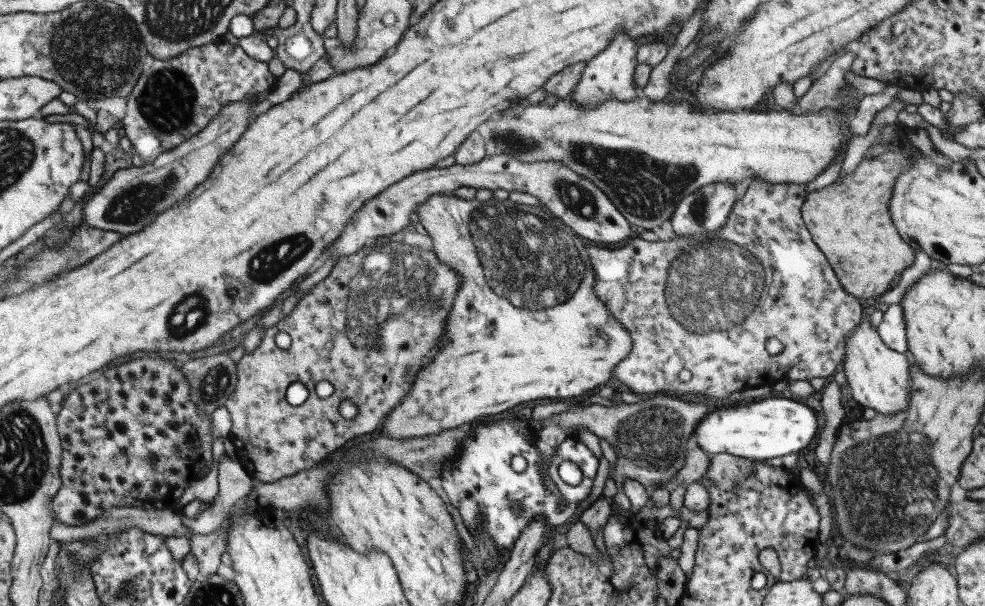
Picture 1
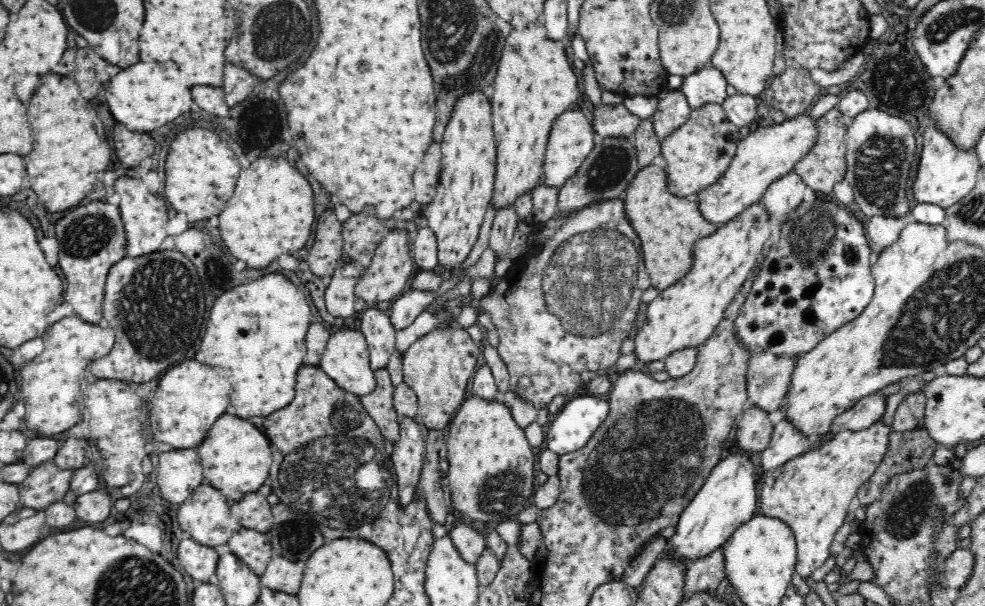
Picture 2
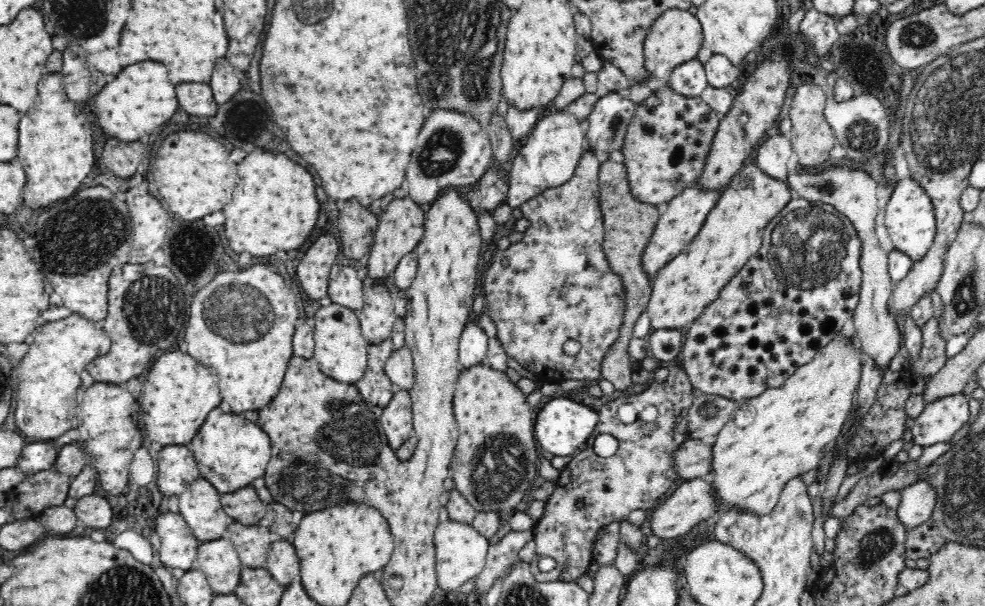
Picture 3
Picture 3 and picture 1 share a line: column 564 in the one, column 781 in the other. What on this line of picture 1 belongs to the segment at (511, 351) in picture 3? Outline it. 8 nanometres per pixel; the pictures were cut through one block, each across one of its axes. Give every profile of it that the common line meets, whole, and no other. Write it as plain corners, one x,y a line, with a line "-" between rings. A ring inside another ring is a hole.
754,180
748,186
744,196
738,200
728,216
726,224
721,226
714,235
676,235
670,240
650,242
637,237
627,246
617,249
607,249
603,245
594,245
588,250
591,266
594,269
594,292
608,307
612,316
626,326
634,340
634,348
630,358
622,360
614,370
614,376
622,380
632,391
642,396
653,392
655,394
700,394
706,398
727,398
732,392
743,391
758,386
772,387
778,381
790,383
795,380
812,378
830,378
838,364
843,362
843,352
847,336
858,326
863,308
858,297
846,293
836,277
834,269
825,257
825,254
814,244
809,230
801,218
801,208
805,202
805,184
768,184
762,180
-
777,338
783,344
782,353
769,355
766,350
766,340

